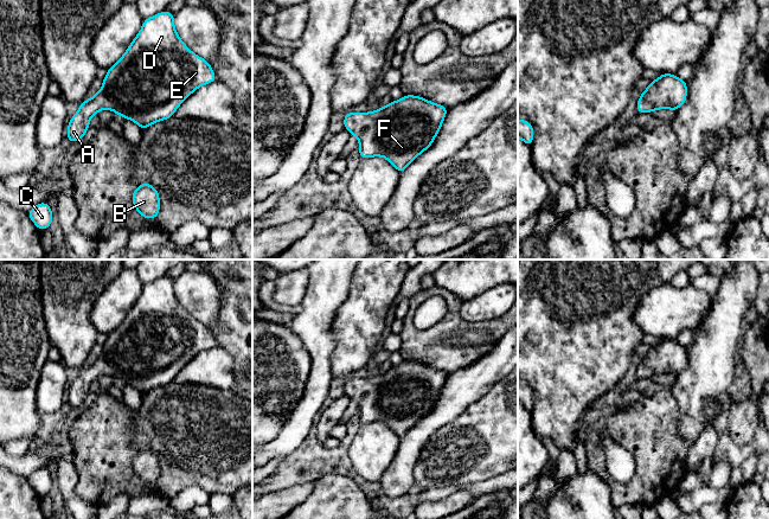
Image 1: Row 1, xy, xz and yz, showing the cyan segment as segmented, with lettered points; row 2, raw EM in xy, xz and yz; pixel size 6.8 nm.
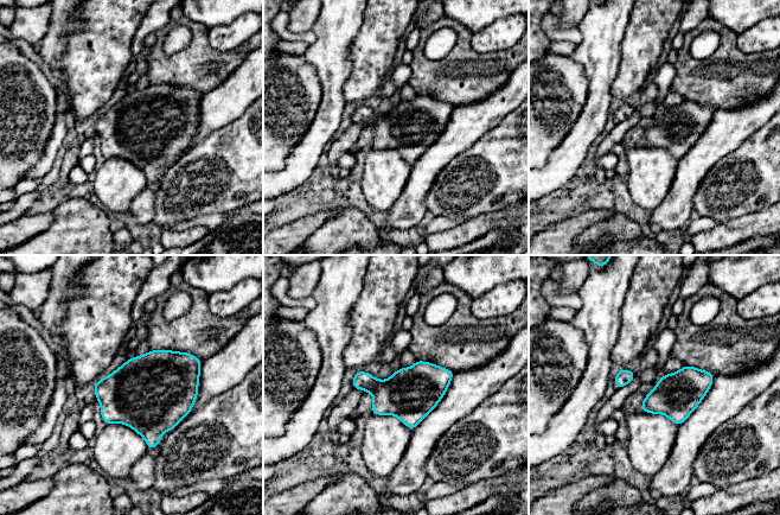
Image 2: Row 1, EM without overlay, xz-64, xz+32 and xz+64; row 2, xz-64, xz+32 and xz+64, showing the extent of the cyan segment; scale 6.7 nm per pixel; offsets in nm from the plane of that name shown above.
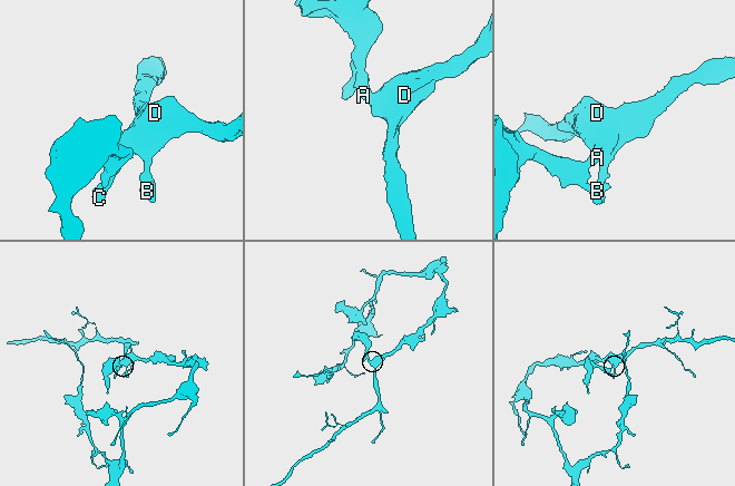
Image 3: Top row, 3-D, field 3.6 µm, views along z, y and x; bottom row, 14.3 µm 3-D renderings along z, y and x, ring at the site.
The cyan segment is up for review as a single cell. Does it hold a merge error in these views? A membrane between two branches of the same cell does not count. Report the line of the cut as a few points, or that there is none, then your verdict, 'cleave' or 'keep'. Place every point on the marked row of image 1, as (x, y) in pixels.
cut none; keep

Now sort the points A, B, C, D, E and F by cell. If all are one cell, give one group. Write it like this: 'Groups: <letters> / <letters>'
Groups: A B C D E F

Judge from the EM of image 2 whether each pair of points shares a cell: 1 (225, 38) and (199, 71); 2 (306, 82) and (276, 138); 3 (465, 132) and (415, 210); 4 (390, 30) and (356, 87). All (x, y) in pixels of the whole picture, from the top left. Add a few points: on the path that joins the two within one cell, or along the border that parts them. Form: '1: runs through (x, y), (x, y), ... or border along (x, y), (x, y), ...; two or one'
1: border along (208, 30), (208, 43), (222, 51), (244, 42); two
2: runs through (292, 96), (276, 112), (276, 124); one
3: runs through (445, 151), (423, 172), (416, 190); one
4: runs through (376, 44), (368, 72); one

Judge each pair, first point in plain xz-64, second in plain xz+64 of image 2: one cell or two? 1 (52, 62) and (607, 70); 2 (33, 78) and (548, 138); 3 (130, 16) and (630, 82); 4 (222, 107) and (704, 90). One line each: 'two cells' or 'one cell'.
1: one cell
2: one cell
3: one cell
4: two cells

